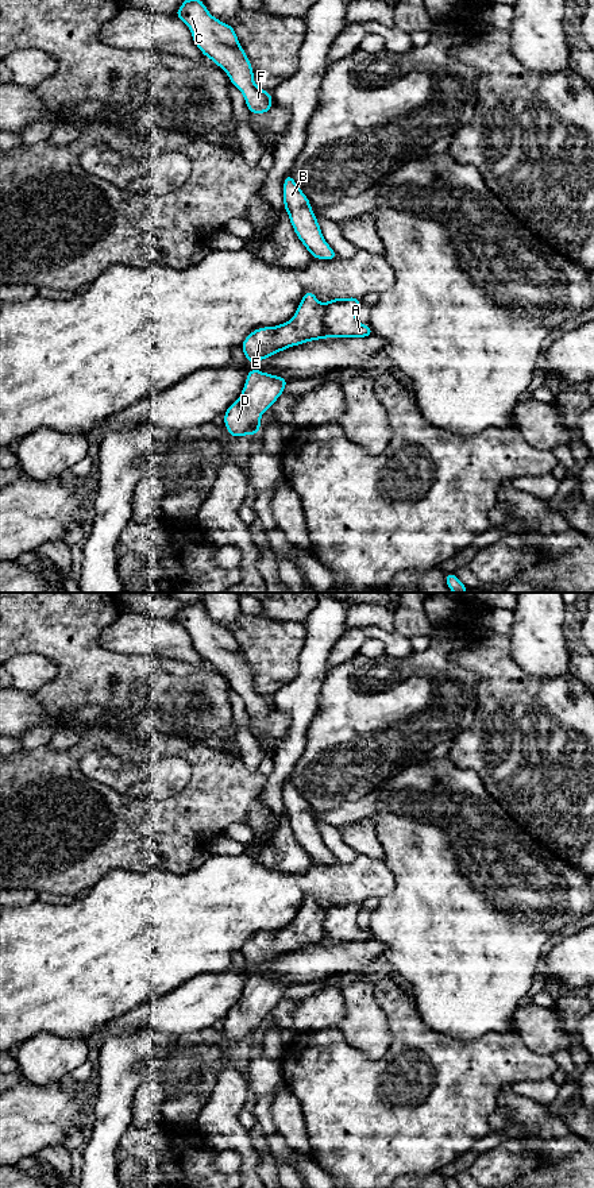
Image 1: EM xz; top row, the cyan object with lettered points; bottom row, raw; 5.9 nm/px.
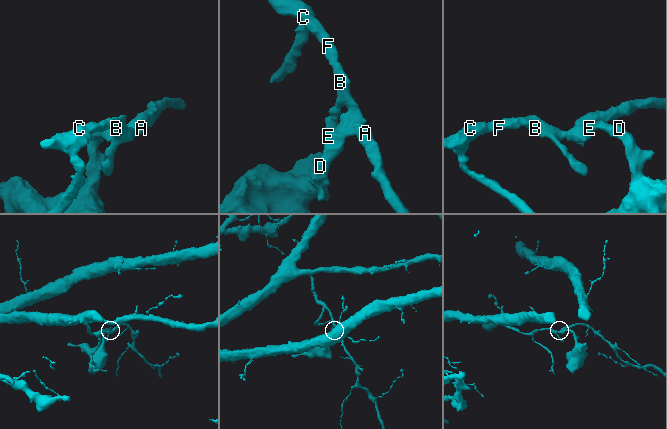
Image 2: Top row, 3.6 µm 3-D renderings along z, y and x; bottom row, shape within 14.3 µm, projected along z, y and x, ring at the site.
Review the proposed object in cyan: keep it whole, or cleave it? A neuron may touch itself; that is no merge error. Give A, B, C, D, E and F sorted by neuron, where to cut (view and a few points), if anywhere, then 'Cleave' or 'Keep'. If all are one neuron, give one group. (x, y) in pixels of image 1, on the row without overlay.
Groups: A B C F / D E. Split along xz (324, 909), (323, 930), (331, 940). Cleave

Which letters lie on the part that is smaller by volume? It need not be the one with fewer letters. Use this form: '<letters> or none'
D, E

